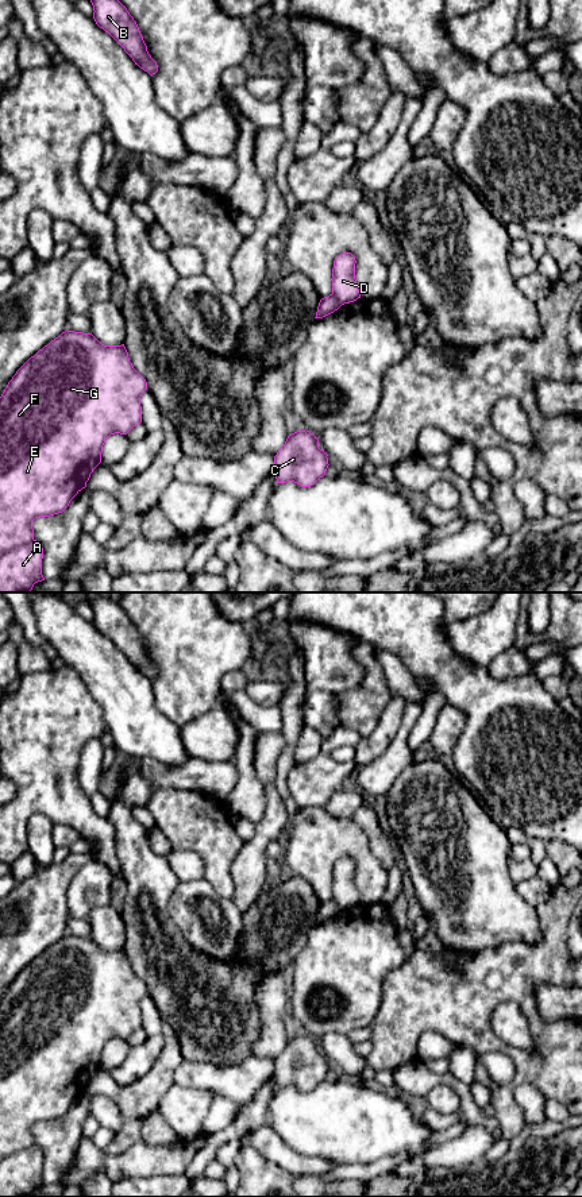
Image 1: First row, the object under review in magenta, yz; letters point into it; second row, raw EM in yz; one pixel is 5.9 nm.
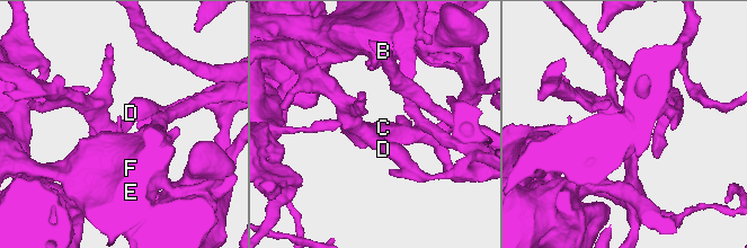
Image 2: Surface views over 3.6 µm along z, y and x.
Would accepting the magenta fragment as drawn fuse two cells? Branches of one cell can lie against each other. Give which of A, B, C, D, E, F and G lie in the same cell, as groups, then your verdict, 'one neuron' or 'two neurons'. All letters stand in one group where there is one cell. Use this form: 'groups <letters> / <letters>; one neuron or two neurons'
groups A B C / D E F G; two neurons

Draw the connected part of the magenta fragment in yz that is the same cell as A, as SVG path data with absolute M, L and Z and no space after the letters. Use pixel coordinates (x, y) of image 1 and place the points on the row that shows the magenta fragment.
M39 541L14 548L0 556L0 592L31 592L42 575L43 548Z

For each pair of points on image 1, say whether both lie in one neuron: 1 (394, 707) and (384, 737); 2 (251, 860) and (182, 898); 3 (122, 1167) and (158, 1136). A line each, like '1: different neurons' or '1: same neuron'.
1: same neuron
2: different neurons
3: different neurons

